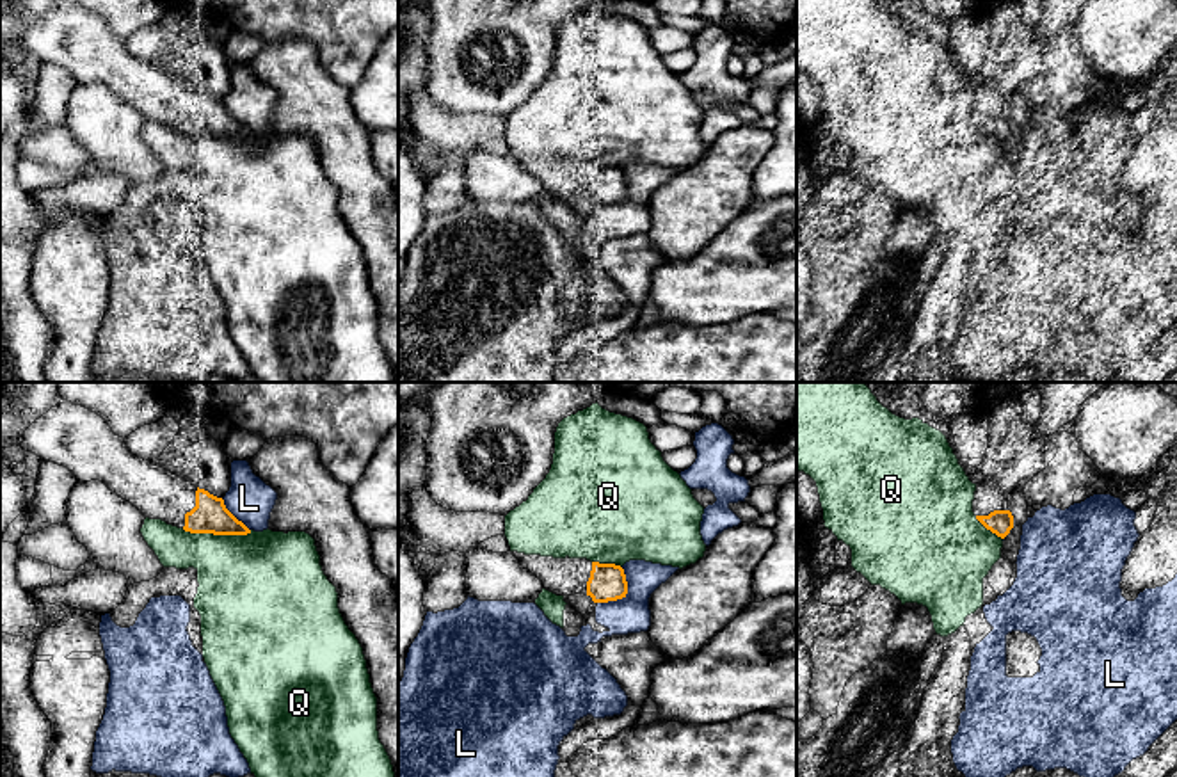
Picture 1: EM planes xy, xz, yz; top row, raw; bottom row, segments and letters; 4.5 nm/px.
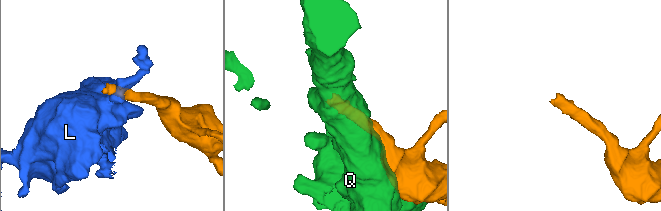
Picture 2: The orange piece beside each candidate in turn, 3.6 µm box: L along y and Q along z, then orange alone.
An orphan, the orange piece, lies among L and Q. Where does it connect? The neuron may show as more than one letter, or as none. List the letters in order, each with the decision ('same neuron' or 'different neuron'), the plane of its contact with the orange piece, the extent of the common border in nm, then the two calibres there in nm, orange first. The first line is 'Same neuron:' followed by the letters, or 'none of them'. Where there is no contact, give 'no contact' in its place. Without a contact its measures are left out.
Same neuron: none of them
L: different neuron | xz | 200 nm | 170/170 nm
Q: different neuron | xy | 320 nm | 160/420 nm

